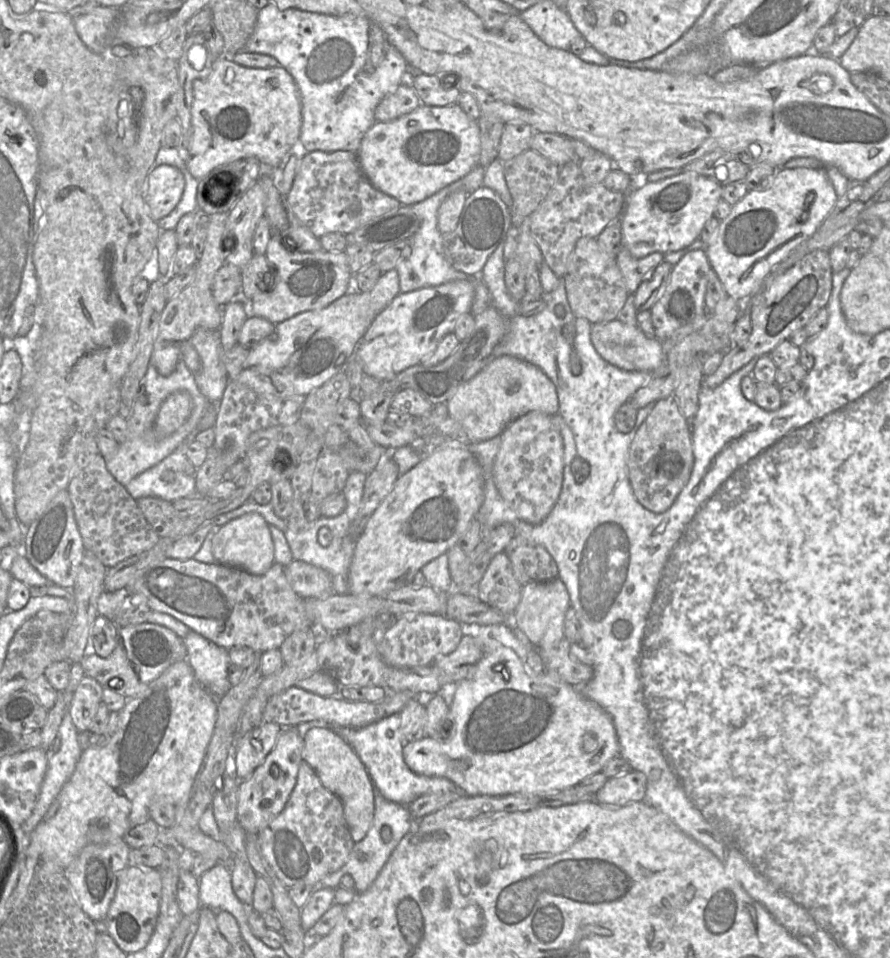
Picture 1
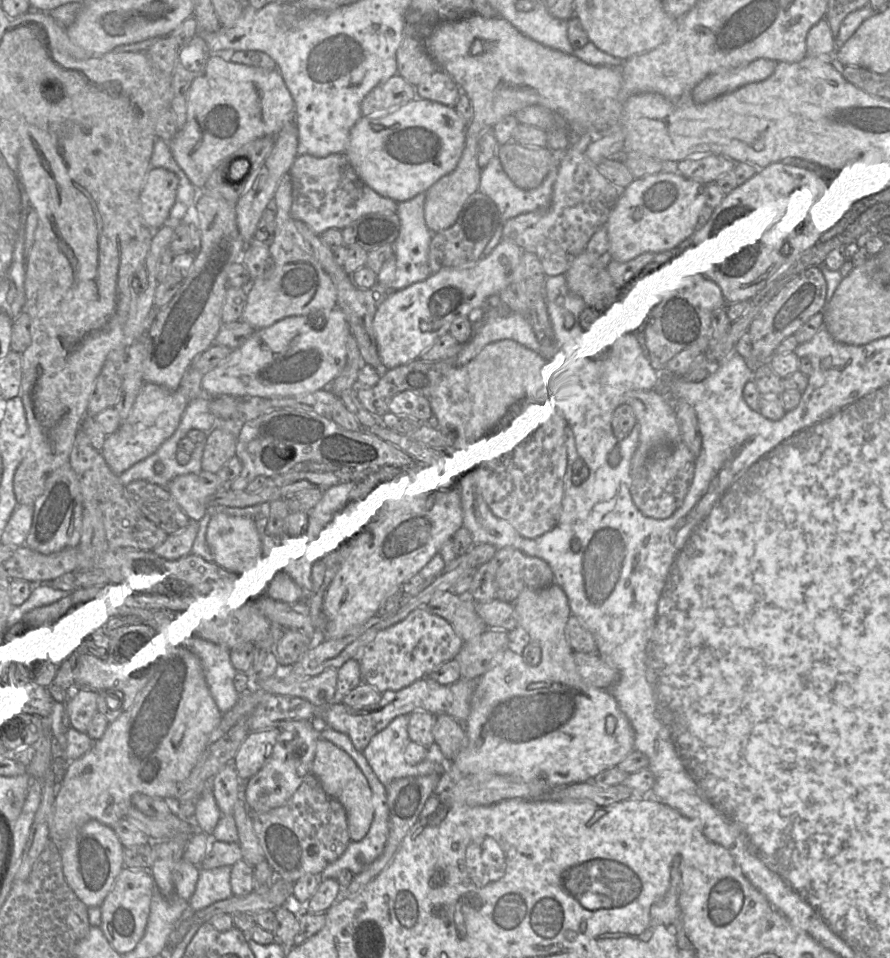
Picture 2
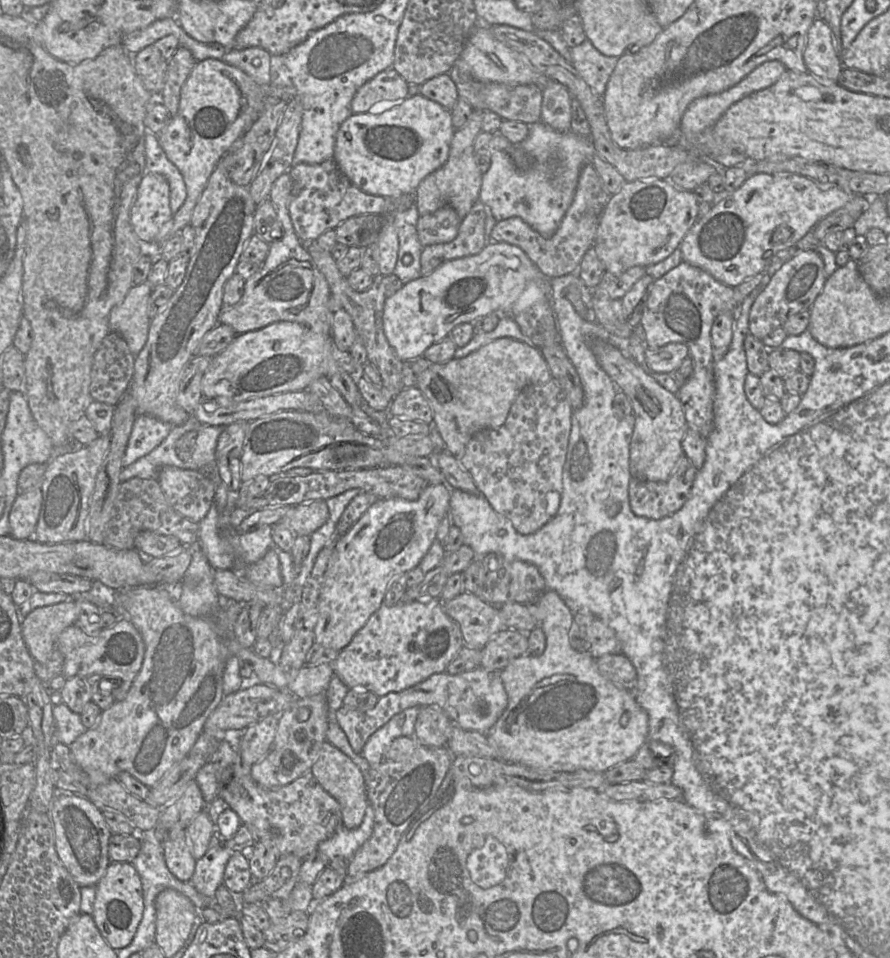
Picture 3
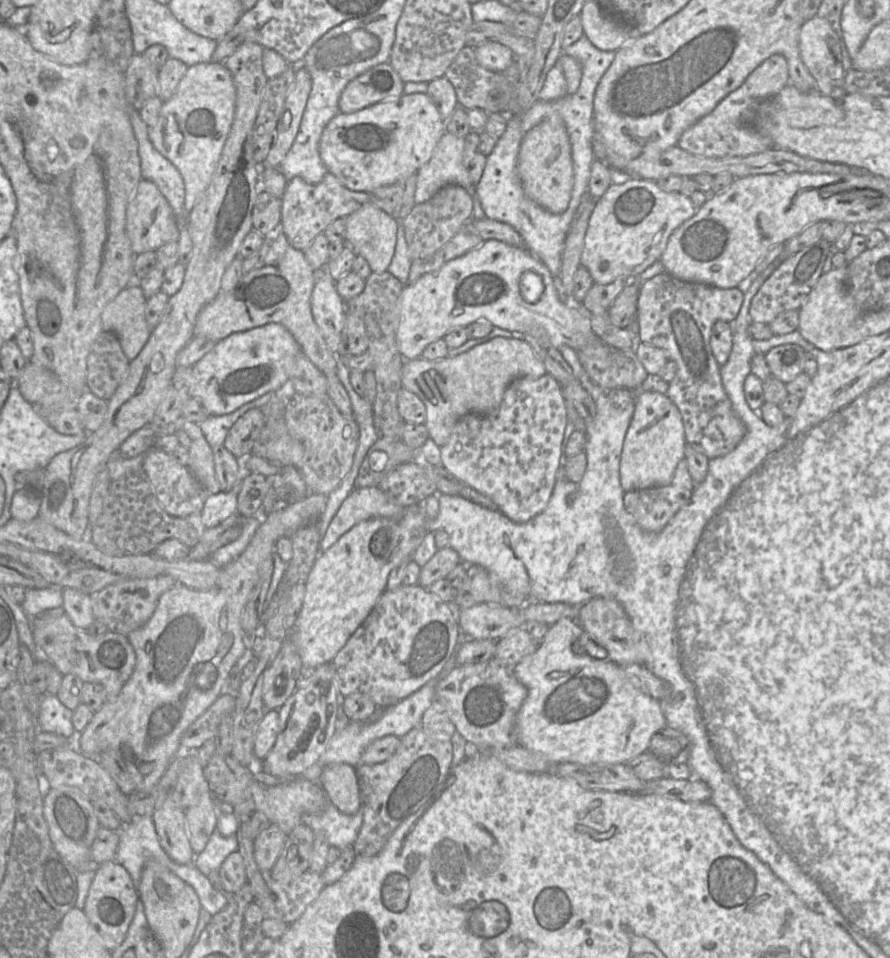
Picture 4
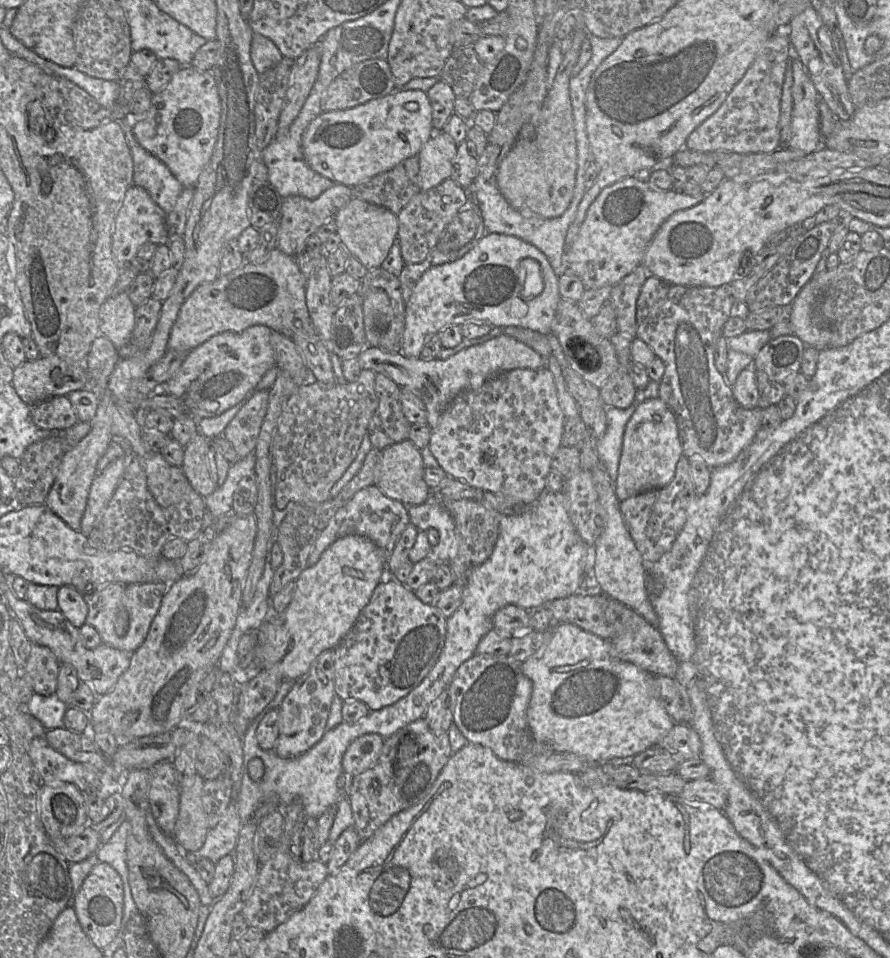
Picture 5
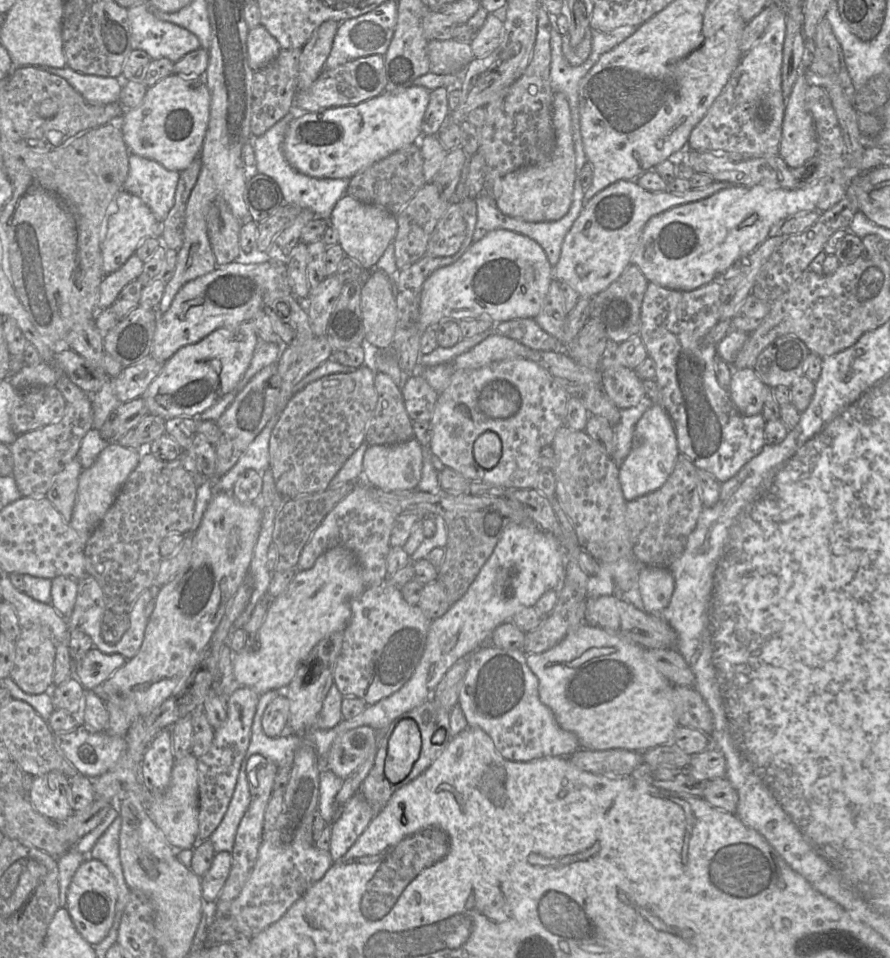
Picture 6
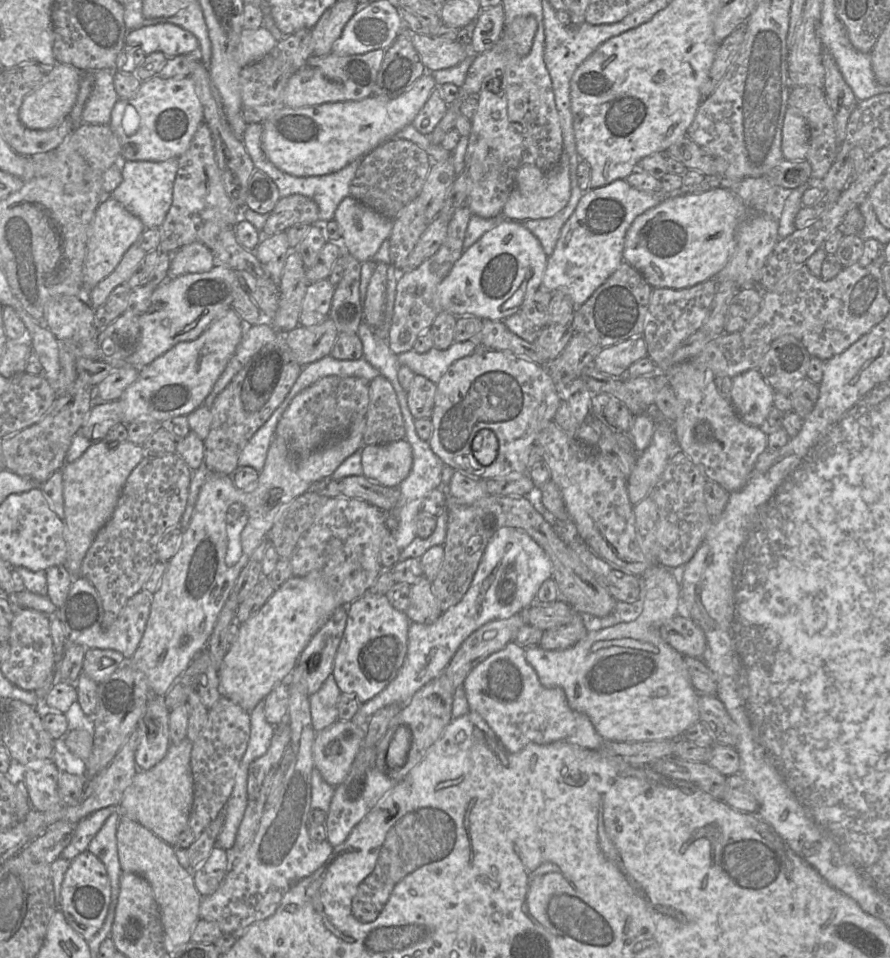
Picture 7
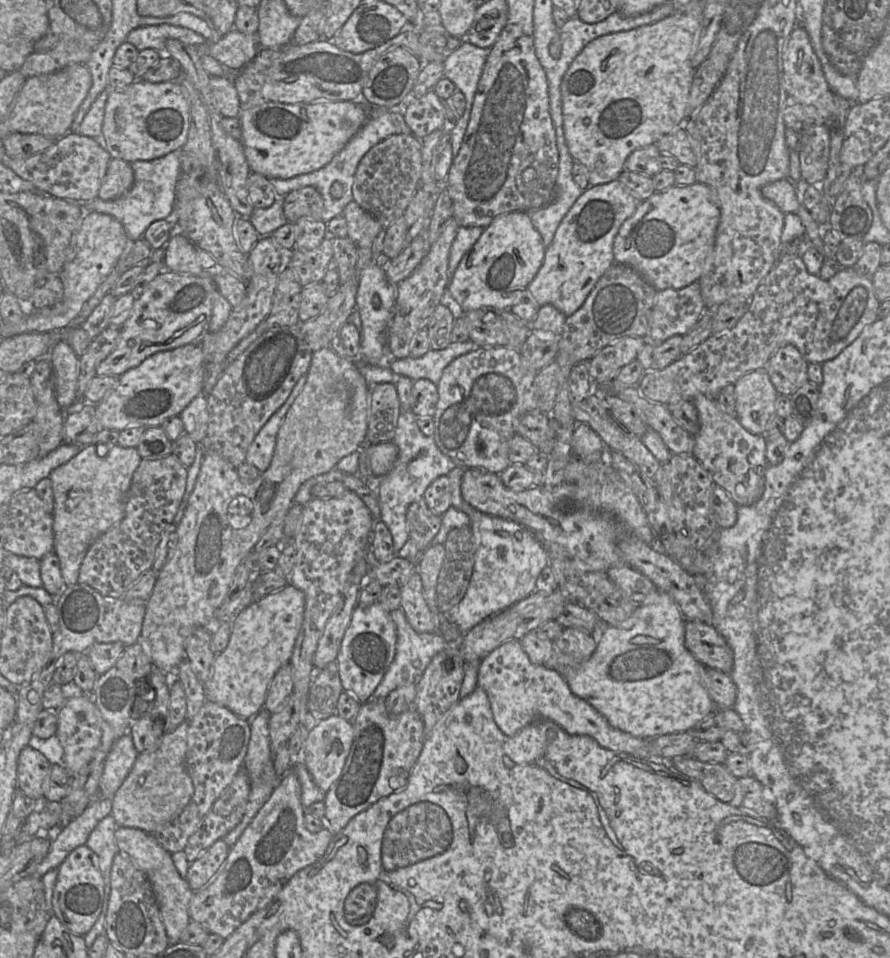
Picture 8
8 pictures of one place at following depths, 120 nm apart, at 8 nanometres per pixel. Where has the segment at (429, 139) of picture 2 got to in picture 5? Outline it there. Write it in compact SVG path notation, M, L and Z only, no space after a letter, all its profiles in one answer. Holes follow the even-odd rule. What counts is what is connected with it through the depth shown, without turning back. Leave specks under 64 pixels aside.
M396 89L392 93L377 99L370 100L364 104L358 105L356 107L346 109L346 110L333 110L333 111L324 111L320 115L318 115L311 123L307 126L305 131L302 134L302 150L305 156L305 160L308 165L317 173L325 176L330 179L334 183L339 183L345 186L354 187L361 183L364 183L371 179L372 177L389 171L394 168L401 161L418 155L421 148L424 144L434 135L435 131L432 126L432 107L430 100L427 96L427 93L422 90L403 90ZM408 102L416 102L419 106L417 111L409 111L406 110L404 105Z

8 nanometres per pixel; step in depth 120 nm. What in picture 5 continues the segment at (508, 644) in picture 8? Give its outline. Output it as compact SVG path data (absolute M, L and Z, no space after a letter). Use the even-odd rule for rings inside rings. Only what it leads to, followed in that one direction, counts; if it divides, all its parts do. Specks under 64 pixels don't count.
M475 653L455 672L448 688L453 723L468 743L487 747L500 759L520 762L547 752L533 737L527 722L532 682L522 672L522 663L507 655Z

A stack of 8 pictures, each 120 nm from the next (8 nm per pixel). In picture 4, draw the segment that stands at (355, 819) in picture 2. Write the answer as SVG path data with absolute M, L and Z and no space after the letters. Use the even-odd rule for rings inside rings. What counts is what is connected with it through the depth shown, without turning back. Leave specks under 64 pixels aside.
M338 763L326 766L319 783L330 802L344 815L355 815L361 807L356 768Z

